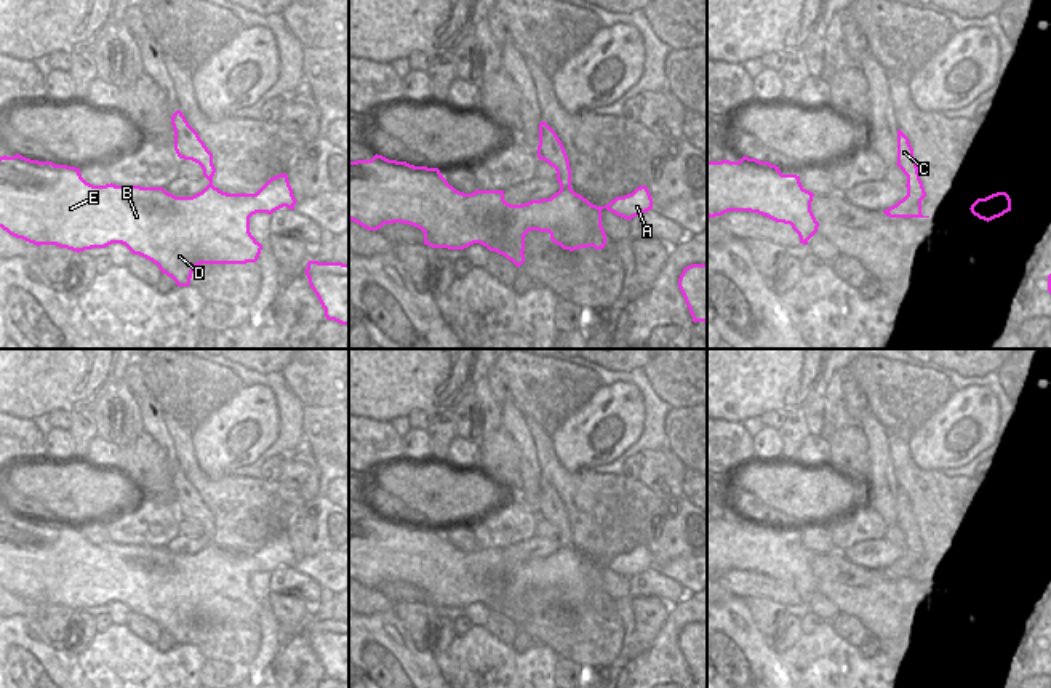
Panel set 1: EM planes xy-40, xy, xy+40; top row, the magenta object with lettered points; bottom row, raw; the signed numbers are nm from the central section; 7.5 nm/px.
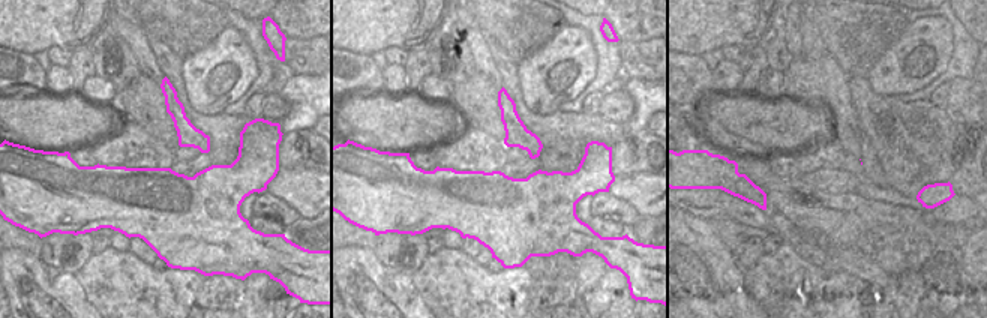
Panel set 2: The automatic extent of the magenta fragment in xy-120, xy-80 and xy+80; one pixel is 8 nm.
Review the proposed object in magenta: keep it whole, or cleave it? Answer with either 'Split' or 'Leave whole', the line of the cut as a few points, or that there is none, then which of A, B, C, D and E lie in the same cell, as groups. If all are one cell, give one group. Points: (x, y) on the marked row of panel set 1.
Leave whole. No split. Groups: A B C D E

